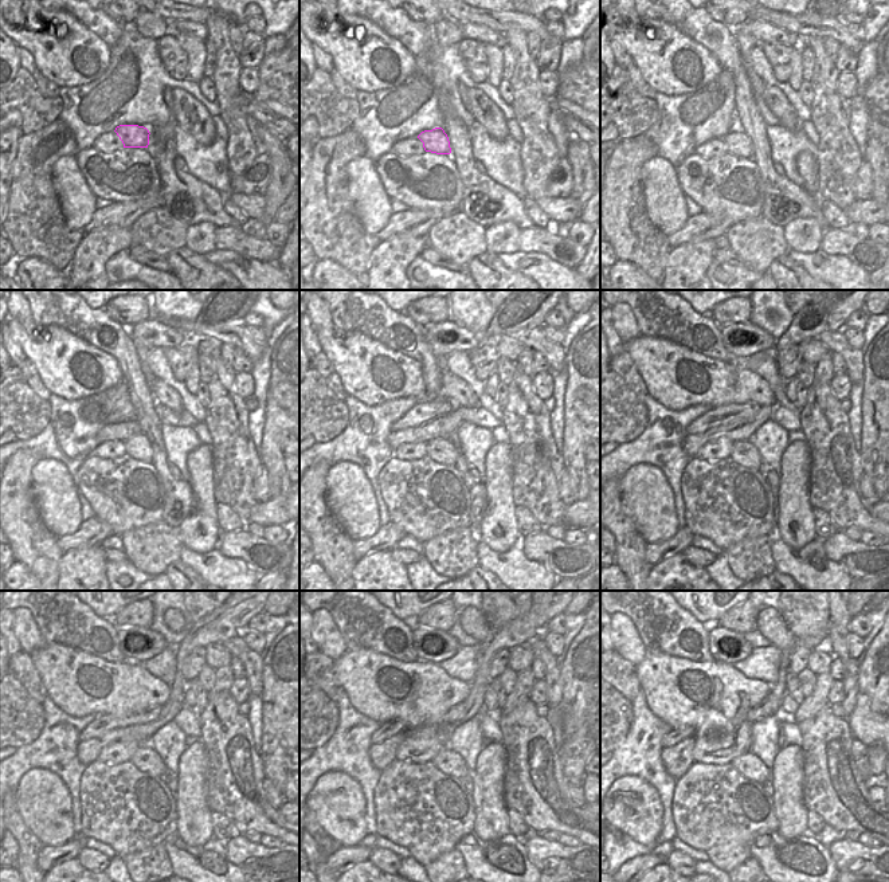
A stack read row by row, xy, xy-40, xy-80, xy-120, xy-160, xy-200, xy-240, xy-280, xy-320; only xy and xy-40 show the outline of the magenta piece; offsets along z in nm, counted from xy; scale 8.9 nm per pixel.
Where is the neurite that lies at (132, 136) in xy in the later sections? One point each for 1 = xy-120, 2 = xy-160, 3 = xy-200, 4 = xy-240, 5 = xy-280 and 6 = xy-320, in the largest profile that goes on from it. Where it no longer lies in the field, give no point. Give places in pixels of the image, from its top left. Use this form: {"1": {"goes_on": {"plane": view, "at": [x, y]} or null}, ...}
{"1": {"goes_on": {"plane": "xy-120", "at": [138, 447]}}, "2": {"goes_on": {"plane": "xy-160", "at": [442, 450]}}, "3": {"goes_on": {"plane": "xy-200", "at": [745, 454]}}, "4": {"goes_on": {"plane": "xy-240", "at": [145, 759]}}, "5": {"goes_on": {"plane": "xy-280", "at": [447, 761]}}, "6": {"goes_on": {"plane": "xy-320", "at": [750, 765]}}}

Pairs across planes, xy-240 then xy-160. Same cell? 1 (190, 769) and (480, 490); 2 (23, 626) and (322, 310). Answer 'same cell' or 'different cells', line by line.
1: different cells
2: same cell

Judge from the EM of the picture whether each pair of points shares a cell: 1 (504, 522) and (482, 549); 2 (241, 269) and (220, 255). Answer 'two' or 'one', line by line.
1: two
2: one

